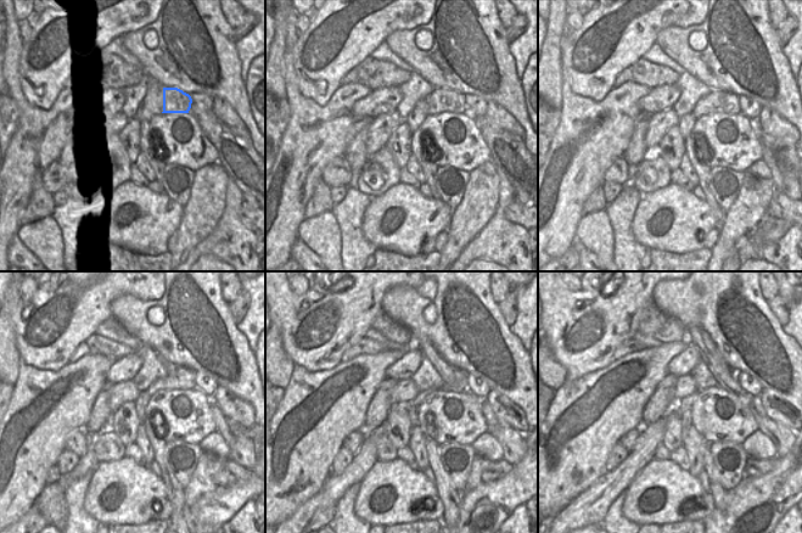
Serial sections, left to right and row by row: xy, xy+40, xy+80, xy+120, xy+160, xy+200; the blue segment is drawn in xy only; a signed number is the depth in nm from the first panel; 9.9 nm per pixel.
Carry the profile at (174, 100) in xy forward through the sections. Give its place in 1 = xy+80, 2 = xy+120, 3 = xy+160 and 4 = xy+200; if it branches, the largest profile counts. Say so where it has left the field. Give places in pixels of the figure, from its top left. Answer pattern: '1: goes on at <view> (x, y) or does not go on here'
1: goes on at xy+80 (717, 101)
2: goes on at xy+120 (183, 379)
3: goes on at xy+160 (460, 385)
4: goes on at xy+200 (684, 404)

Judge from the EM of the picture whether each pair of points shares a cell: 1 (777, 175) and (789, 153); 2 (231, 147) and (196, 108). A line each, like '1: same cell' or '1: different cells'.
1: different cells
2: same cell

